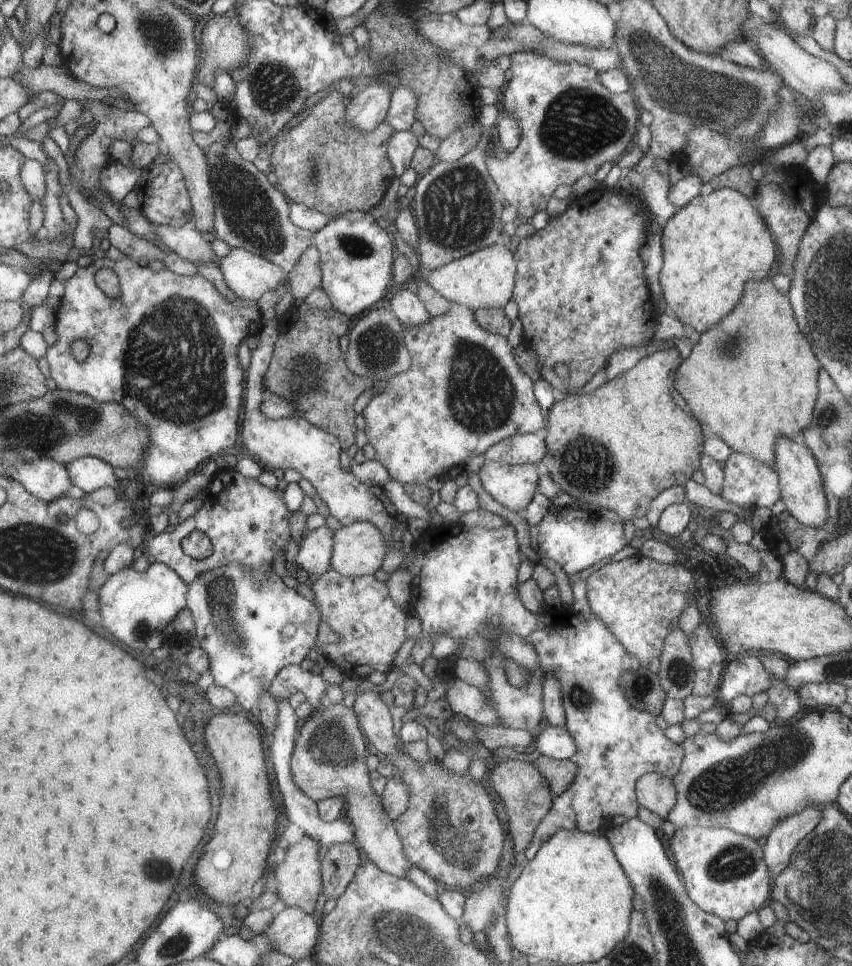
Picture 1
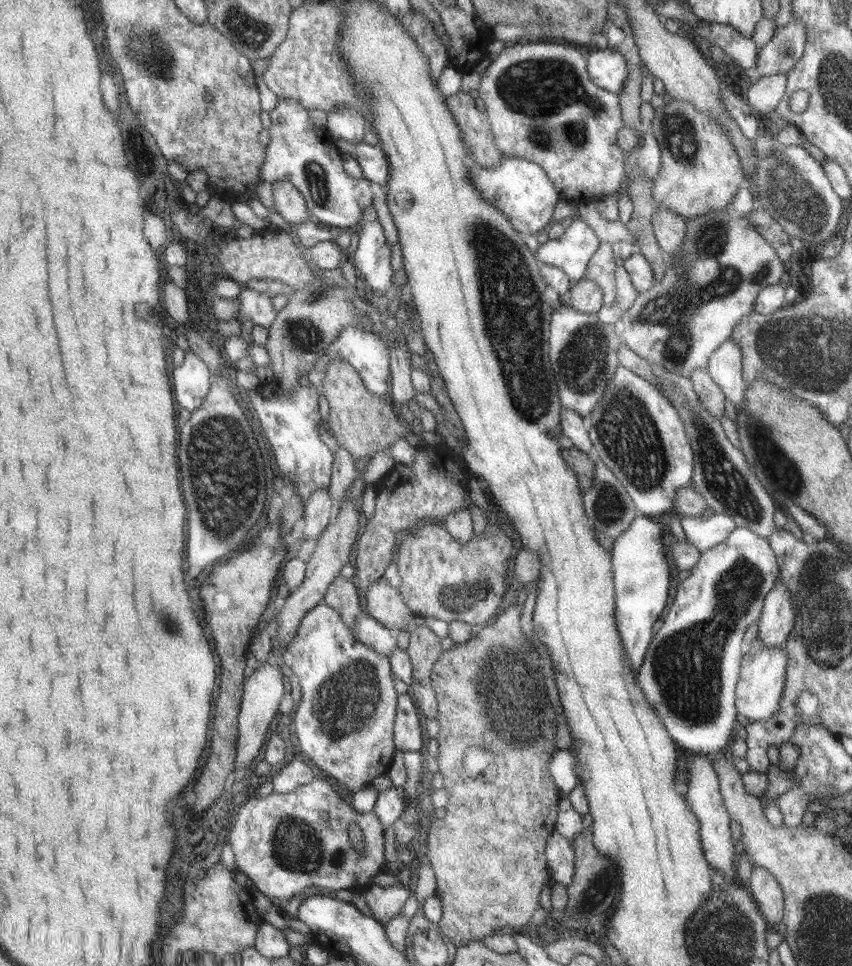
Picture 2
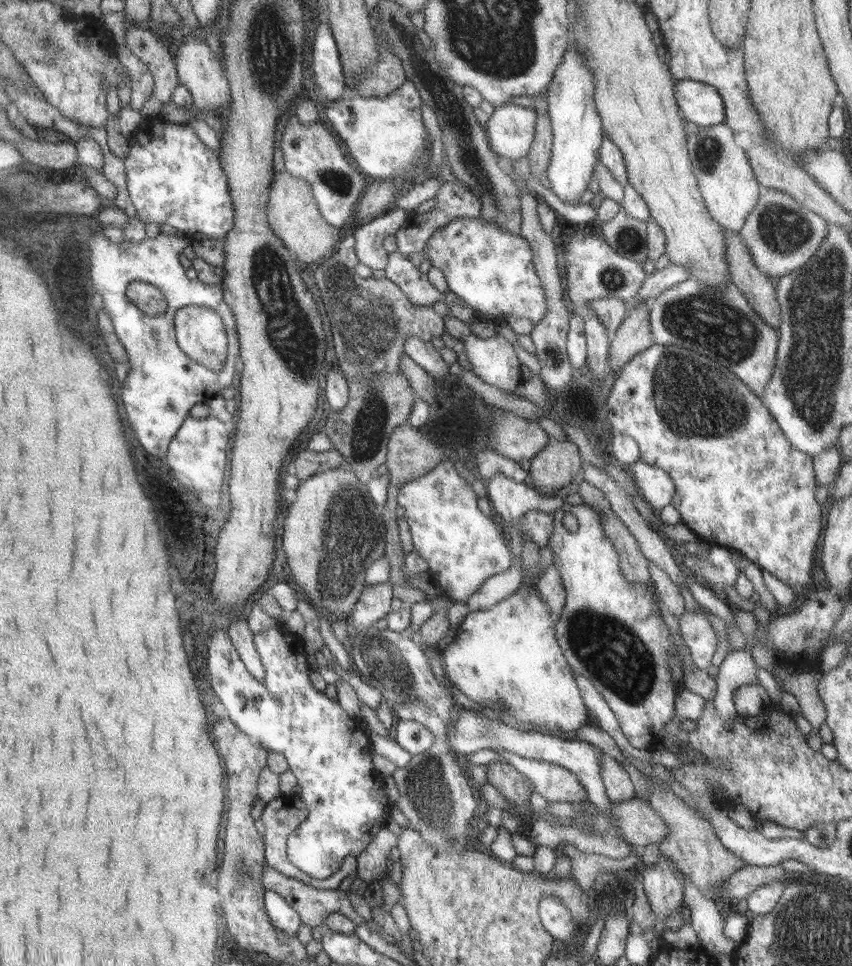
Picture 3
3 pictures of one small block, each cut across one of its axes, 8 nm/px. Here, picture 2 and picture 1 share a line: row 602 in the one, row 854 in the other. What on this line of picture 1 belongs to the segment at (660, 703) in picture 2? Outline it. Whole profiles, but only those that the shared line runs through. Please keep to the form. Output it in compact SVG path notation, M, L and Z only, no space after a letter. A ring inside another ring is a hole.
M682 827L670 839L670 848L689 896L704 912L738 921L773 897L763 846L752 837L722 827Z

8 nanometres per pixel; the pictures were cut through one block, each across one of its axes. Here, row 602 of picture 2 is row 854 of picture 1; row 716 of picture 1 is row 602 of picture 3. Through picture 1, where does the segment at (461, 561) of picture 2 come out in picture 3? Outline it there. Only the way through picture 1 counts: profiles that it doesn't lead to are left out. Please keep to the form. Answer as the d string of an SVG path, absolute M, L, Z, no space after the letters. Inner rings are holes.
M387 582L368 585L364 588L359 604L348 617L358 633L374 627L380 618L385 618L391 613L390 606L394 598L392 587L392 584Z

